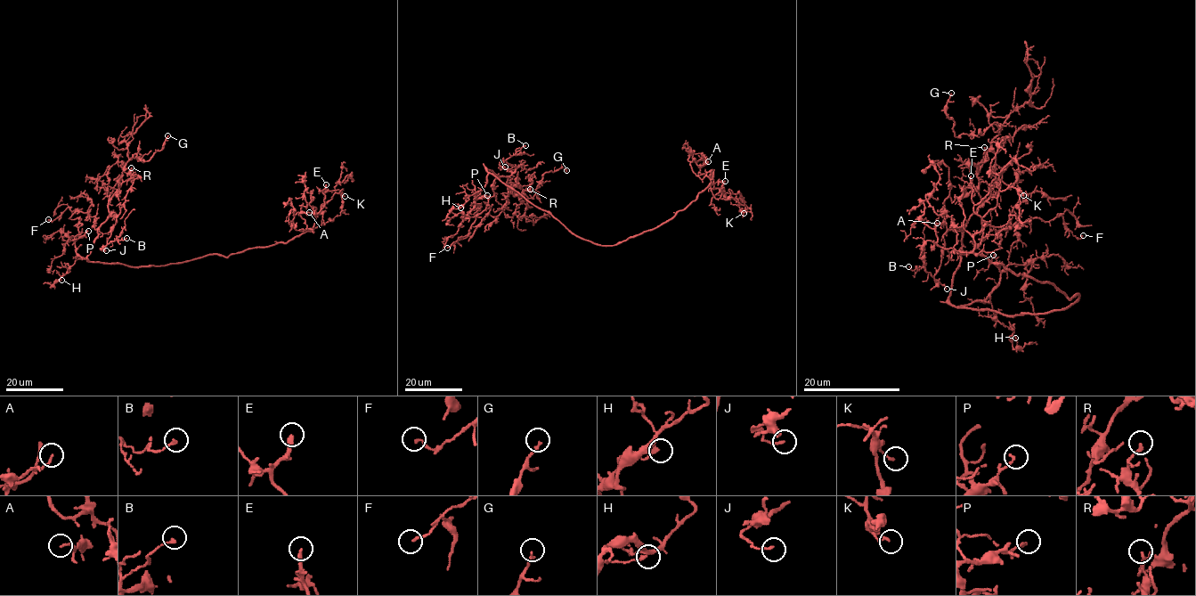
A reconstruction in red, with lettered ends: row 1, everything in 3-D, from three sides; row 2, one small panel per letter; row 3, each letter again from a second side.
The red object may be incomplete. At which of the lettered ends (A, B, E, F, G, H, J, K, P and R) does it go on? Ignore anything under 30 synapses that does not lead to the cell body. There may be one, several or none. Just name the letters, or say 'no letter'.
E

